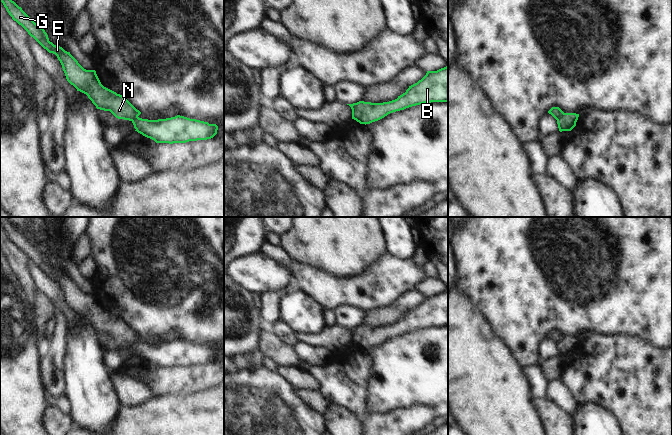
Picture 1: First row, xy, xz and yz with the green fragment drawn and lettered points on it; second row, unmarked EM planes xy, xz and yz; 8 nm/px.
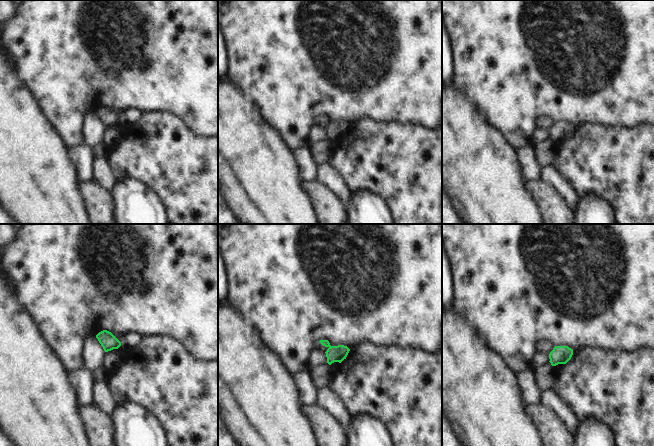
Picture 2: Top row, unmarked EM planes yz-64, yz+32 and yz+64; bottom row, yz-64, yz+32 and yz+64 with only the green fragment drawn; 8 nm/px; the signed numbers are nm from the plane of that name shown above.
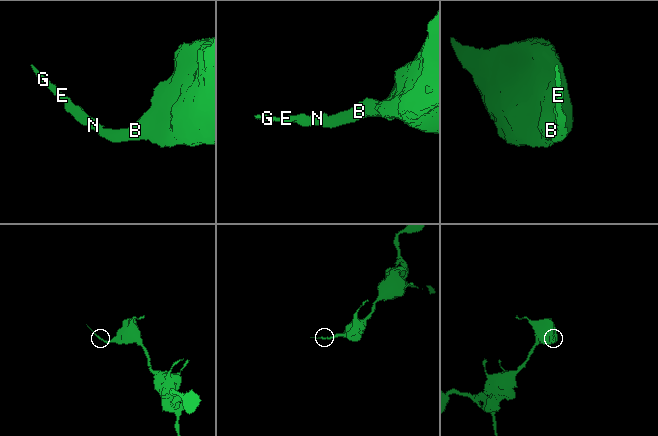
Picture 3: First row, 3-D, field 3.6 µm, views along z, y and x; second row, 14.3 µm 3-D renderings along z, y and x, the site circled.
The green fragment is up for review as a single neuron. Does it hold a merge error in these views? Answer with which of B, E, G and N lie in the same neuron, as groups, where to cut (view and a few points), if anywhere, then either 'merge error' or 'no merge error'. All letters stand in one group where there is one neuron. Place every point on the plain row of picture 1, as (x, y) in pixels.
B / E G N; cut in yz along (564, 337), (557, 344); merge error

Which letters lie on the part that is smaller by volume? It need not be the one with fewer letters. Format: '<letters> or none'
E, G, N

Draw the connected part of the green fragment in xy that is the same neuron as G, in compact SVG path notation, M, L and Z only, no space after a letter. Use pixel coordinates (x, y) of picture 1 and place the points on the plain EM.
M0 217L0 225L14 245L21 249L44 273L57 280L67 305L77 315L86 318L97 333L110 335L116 342L129 345L141 338L125 321L104 311L95 294L84 293L70 276L50 266L44 252L37 249L5 217Z

